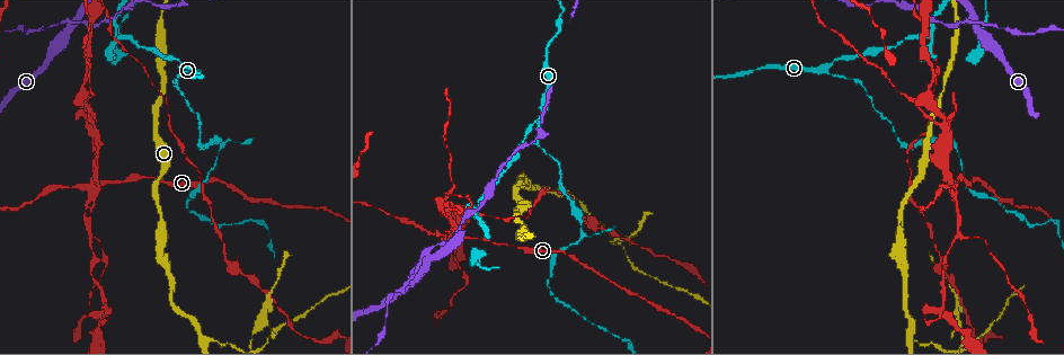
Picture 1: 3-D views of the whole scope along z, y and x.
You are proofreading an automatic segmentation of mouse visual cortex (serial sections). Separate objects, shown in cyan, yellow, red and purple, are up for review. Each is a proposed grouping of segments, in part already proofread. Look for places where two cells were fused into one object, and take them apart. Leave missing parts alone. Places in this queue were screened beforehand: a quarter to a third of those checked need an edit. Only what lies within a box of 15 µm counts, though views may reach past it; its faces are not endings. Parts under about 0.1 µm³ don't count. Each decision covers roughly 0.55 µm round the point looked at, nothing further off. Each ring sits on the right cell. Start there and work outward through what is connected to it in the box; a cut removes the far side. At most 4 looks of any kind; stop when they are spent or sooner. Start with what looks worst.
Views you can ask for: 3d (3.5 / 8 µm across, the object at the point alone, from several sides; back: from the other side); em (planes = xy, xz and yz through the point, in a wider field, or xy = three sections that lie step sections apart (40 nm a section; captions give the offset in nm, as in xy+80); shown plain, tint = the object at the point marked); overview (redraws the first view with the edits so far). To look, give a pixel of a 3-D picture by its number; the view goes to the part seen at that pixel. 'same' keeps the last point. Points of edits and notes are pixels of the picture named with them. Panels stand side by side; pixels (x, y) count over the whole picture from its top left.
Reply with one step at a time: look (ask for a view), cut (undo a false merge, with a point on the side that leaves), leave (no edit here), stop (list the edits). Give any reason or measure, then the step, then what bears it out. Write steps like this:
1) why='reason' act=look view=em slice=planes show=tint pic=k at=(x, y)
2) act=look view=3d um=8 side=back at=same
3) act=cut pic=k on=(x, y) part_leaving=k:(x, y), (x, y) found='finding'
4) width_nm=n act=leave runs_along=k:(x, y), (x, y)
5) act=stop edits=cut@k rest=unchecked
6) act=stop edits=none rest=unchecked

why='looks like a crossing' act=look view=3d um=8 pic=1 at=(958, 184)

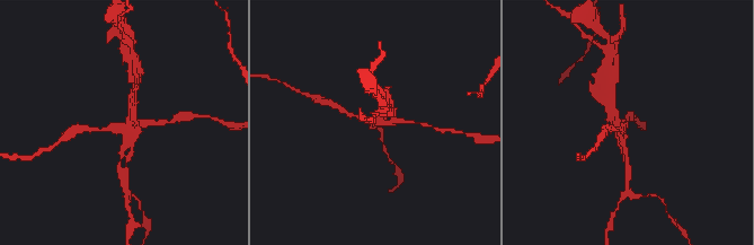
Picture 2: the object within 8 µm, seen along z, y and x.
why='need the tissue' act=look view=em slice=xy step=1 show=tint pic=2 at=(383, 120)

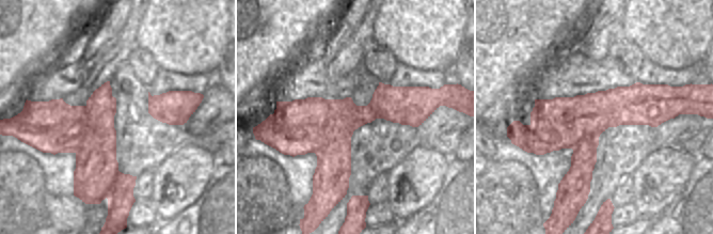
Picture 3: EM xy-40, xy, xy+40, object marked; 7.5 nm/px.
act=cut pic=2 on=(609, 107) border=3:(86, 105), (86, 134), (76, 153) found='a second cell is stuck on'

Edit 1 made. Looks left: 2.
why='thin neck' act=look view=3d um=3.5 pic=1 at=(548, 109)

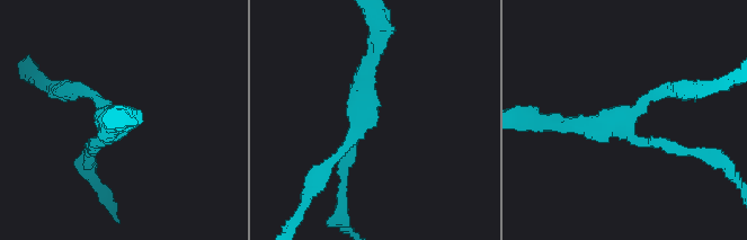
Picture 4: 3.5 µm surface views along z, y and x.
arms=3 arm_widths_nm=150,200,200 act=look view=em slice=planes show=tint pic=4 at=(618, 121)

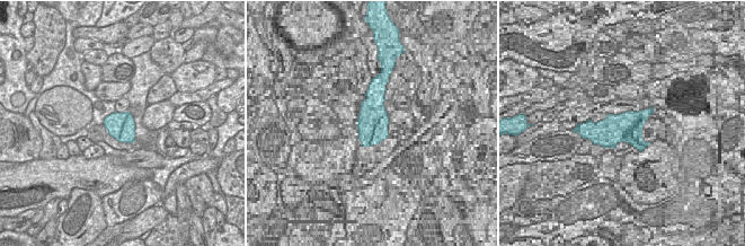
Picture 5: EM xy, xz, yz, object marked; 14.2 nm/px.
act=leave runs_along=4:(375, 40), (365, 123), (344, 172) found='continuous, no second cell'

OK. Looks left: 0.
act=stop edits=cut@2 rest=unchecked

